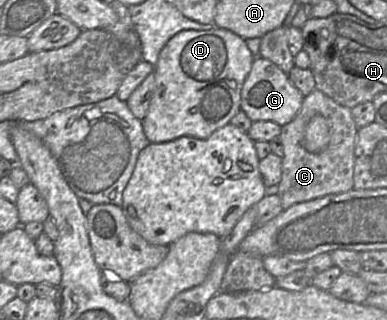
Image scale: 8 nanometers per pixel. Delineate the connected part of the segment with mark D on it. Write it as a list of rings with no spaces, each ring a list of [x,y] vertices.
[[[227,29],[182,30],[168,40],[154,66],[154,92],[147,115],[142,120],[150,143],[163,143],[182,136],[204,139],[230,123],[241,110],[241,90],[254,56],[246,41]]]

